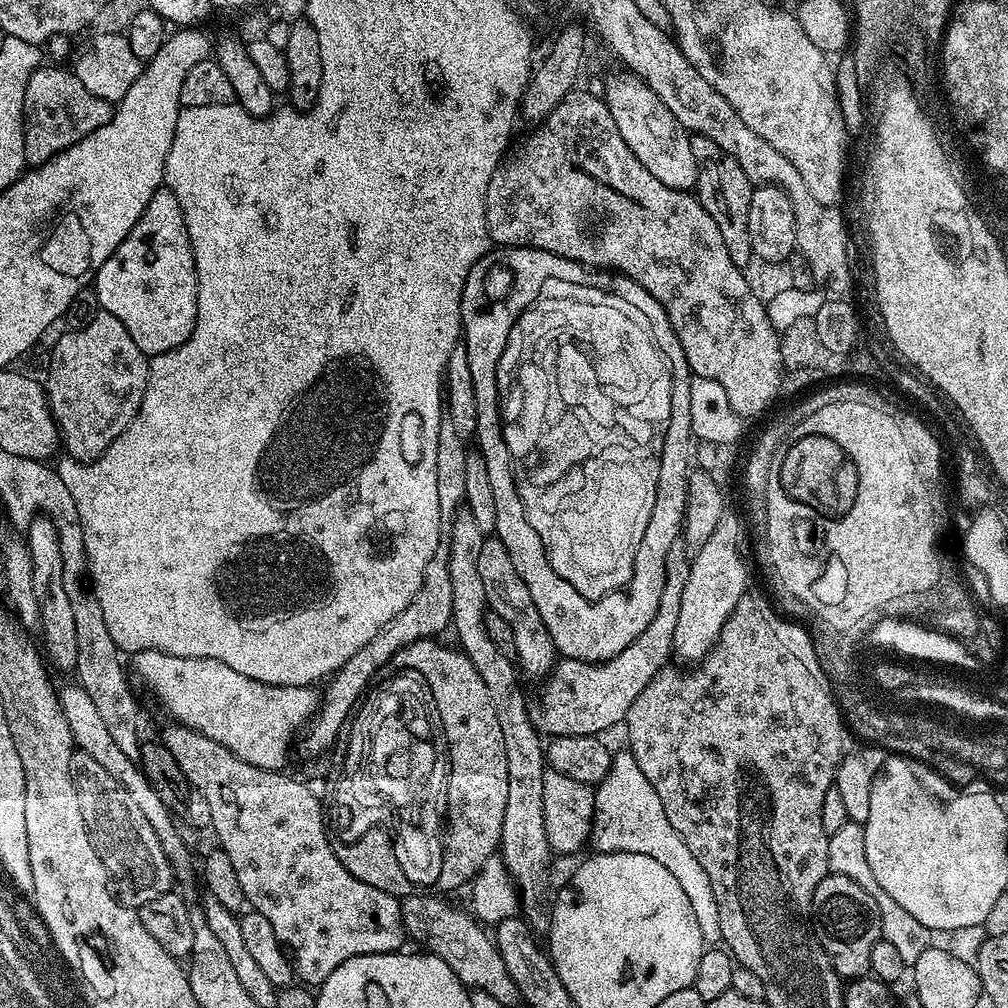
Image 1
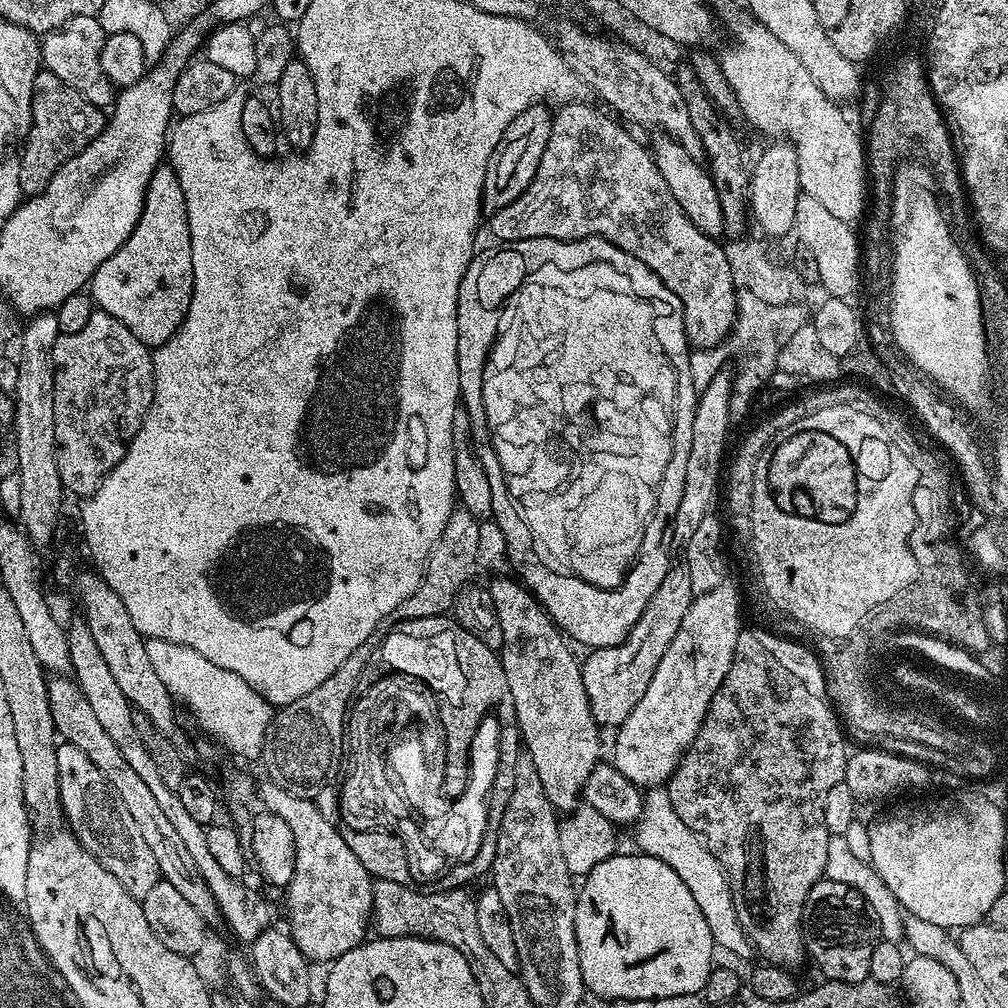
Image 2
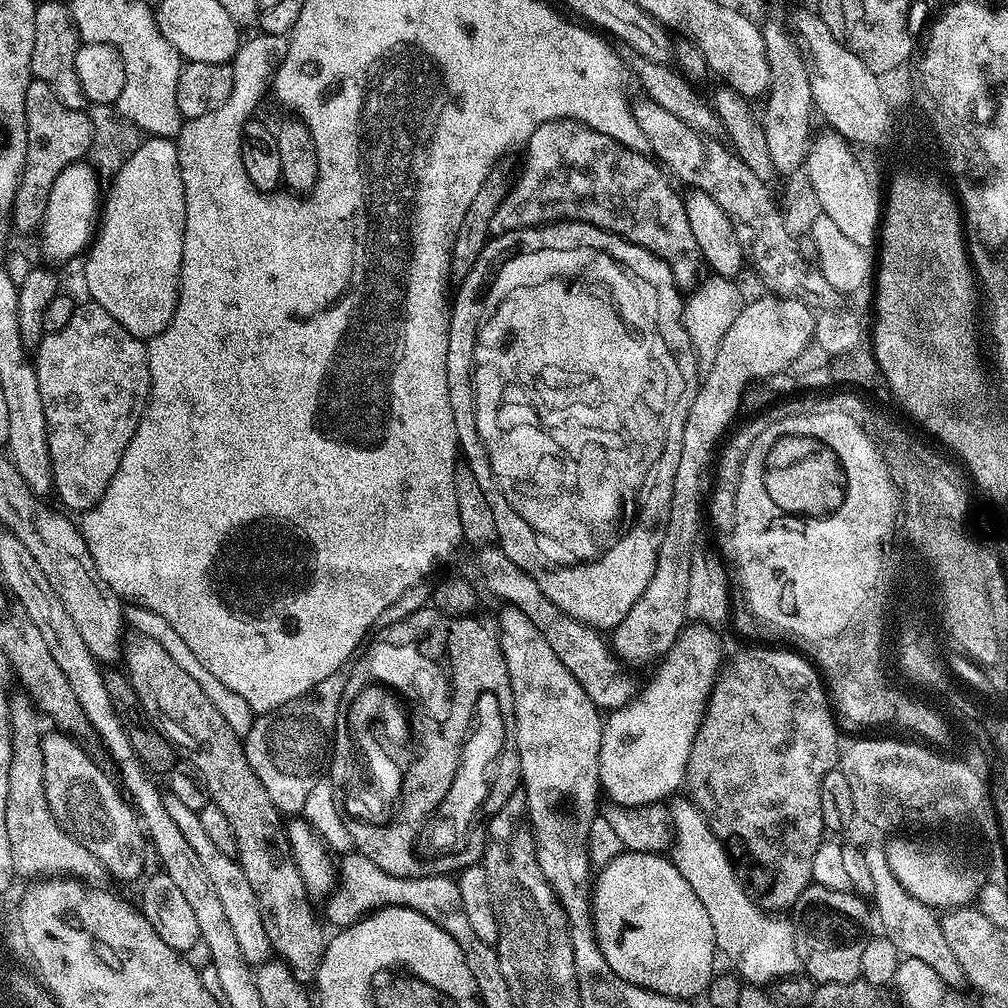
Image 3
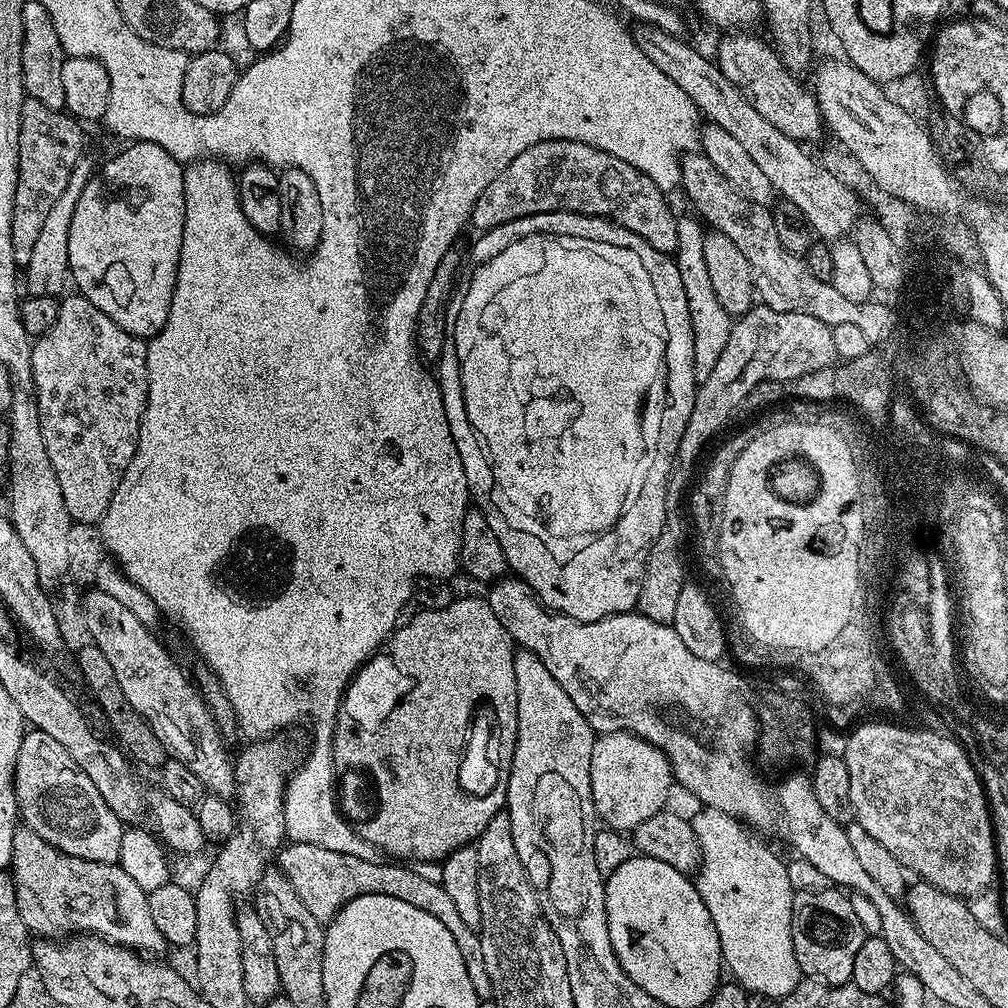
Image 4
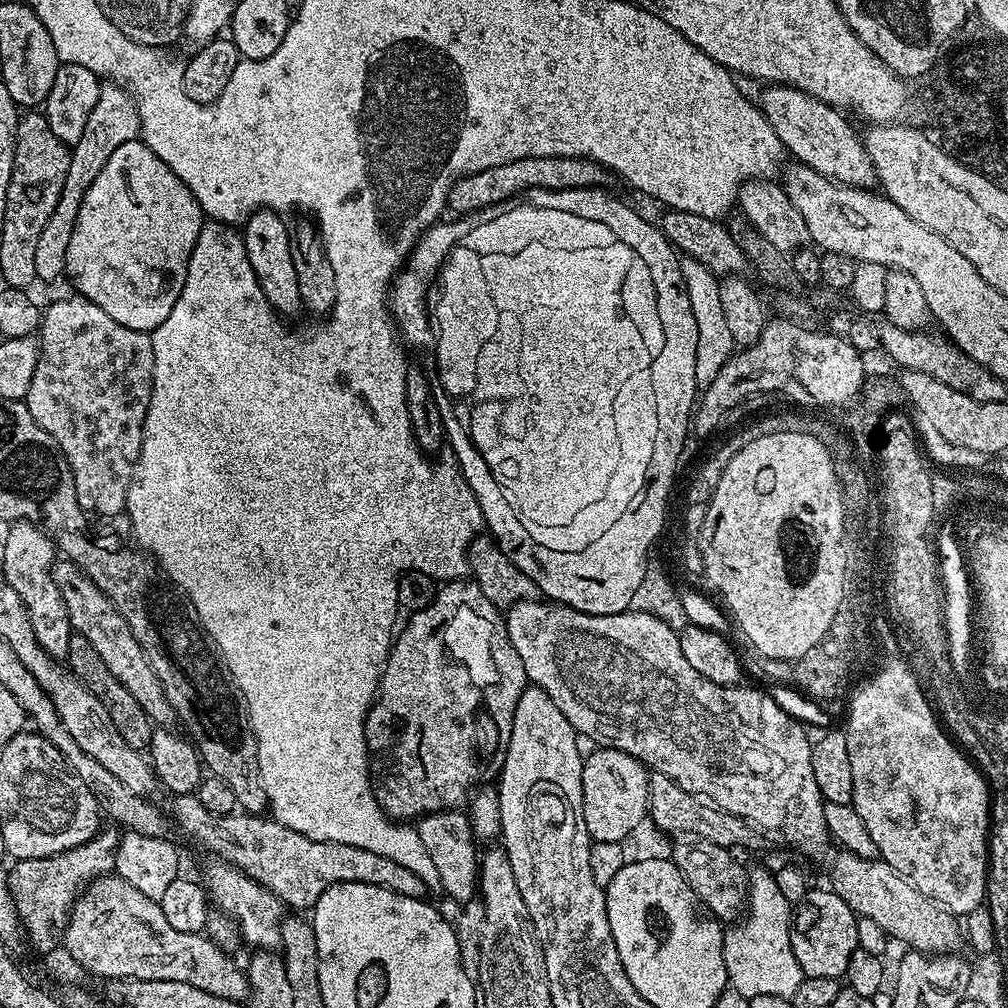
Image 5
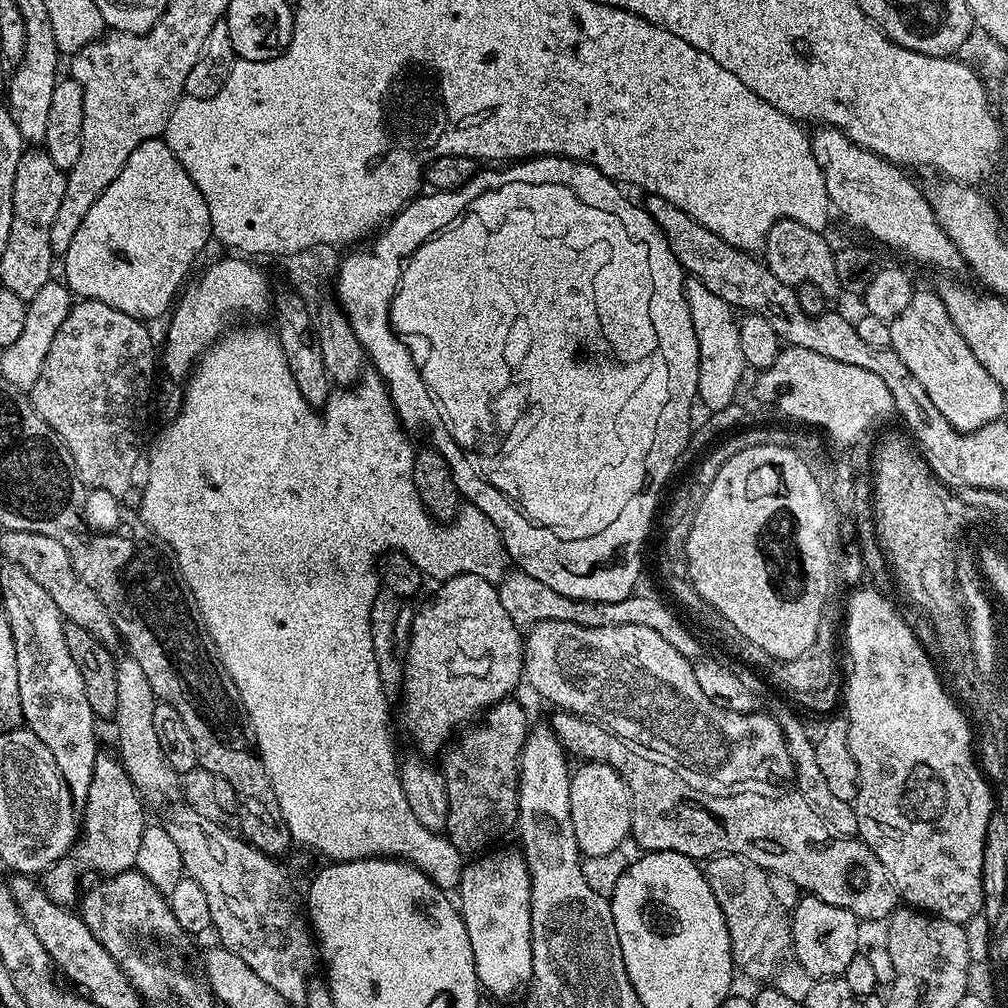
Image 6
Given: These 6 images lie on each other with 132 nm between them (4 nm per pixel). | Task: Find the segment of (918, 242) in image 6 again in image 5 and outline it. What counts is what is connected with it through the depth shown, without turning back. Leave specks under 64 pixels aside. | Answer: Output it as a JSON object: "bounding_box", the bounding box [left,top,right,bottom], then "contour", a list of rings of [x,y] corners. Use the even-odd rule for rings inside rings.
{"bounding_box":[758,86,877,190],"contour":[[[768,86],[763,90],[758,107],[770,126],[774,126],[774,134],[778,134],[785,153],[793,161],[810,166],[810,170],[818,170],[818,174],[851,188],[872,190],[877,187],[874,162],[870,162],[870,154],[866,154],[861,133],[852,129],[847,120],[849,117],[841,109],[832,108],[797,88]]]}

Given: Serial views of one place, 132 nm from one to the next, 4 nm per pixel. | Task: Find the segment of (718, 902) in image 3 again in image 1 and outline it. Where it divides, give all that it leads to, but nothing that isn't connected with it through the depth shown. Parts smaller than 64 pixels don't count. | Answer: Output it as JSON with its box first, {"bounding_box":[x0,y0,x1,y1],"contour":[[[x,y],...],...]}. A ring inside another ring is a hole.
{"bounding_box":[590,750,722,945],"contour":[[[630,750],[623,751],[617,751],[613,755],[612,765],[606,778],[602,783],[595,785],[592,798],[594,818],[592,819],[592,835],[590,837],[591,847],[596,847],[593,849],[597,853],[646,854],[650,858],[662,862],[662,866],[666,866],[666,870],[670,870],[670,874],[674,874],[674,878],[678,878],[682,890],[686,890],[686,894],[698,914],[698,926],[702,930],[705,945],[719,945],[722,941],[722,926],[718,918],[718,902],[714,898],[710,878],[706,874],[706,870],[702,870],[702,866],[698,866],[698,858],[694,858],[694,854],[690,854],[690,846],[686,846],[686,842],[680,837],[678,830],[674,830],[674,826],[670,826],[670,818],[666,818],[666,810],[662,810],[662,801],[658,798],[658,794],[654,794],[654,786],[650,786],[650,782],[646,782],[646,774],[642,774],[638,762],[634,762],[634,754]]]}

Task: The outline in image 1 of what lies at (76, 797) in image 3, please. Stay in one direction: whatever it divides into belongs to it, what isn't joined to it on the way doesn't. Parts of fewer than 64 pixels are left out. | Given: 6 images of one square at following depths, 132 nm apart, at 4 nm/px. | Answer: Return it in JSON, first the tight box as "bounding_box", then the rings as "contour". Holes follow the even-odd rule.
{"bounding_box":[70,750,173,909],"contour":[[[76,750],[70,758],[70,774],[74,790],[78,790],[78,806],[82,806],[82,822],[90,834],[90,842],[102,858],[110,877],[110,887],[117,900],[128,908],[139,909],[146,902],[173,891],[172,863],[158,842],[158,834],[146,822],[142,810],[130,798],[126,786],[117,782],[90,754]]]}

